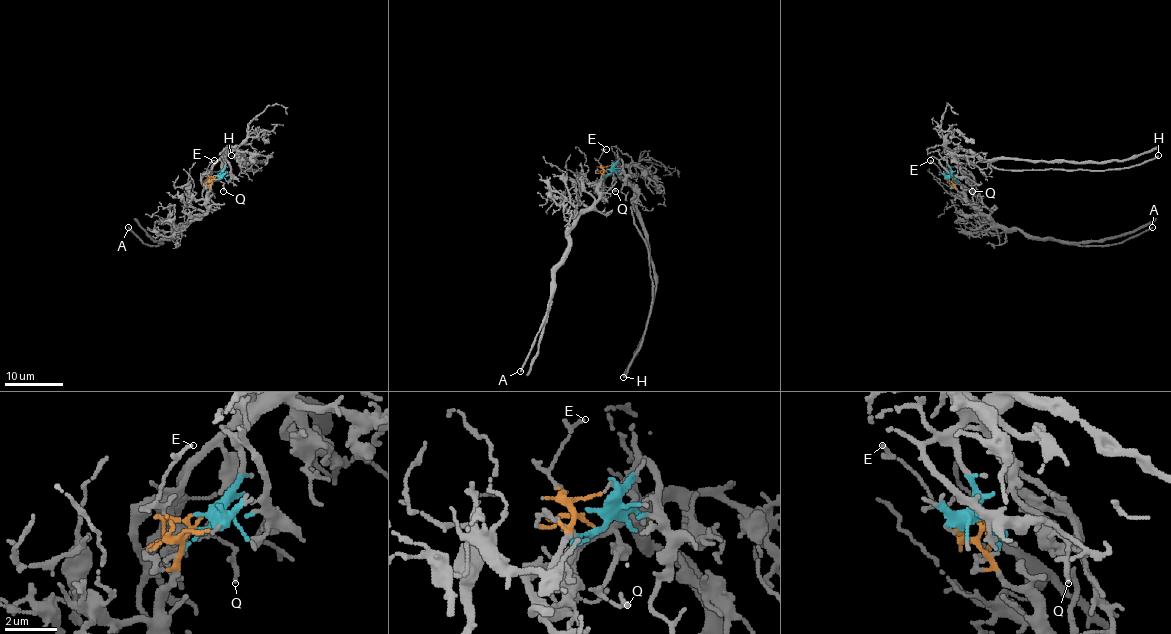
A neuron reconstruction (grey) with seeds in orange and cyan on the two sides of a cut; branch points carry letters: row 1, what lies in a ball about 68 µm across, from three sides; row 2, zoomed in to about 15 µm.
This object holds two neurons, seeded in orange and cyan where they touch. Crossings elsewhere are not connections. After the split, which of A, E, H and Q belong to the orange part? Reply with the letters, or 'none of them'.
A, E

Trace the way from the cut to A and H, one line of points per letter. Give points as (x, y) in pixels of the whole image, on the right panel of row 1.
A: (951, 176), (952, 184), (996, 226), (1023, 230), (1033, 236), (1090, 245), (1114, 245), (1152, 227)
H: (951, 176), (946, 158), (957, 148), (963, 148), (998, 168), (1010, 170), (1127, 168), (1158, 155)

